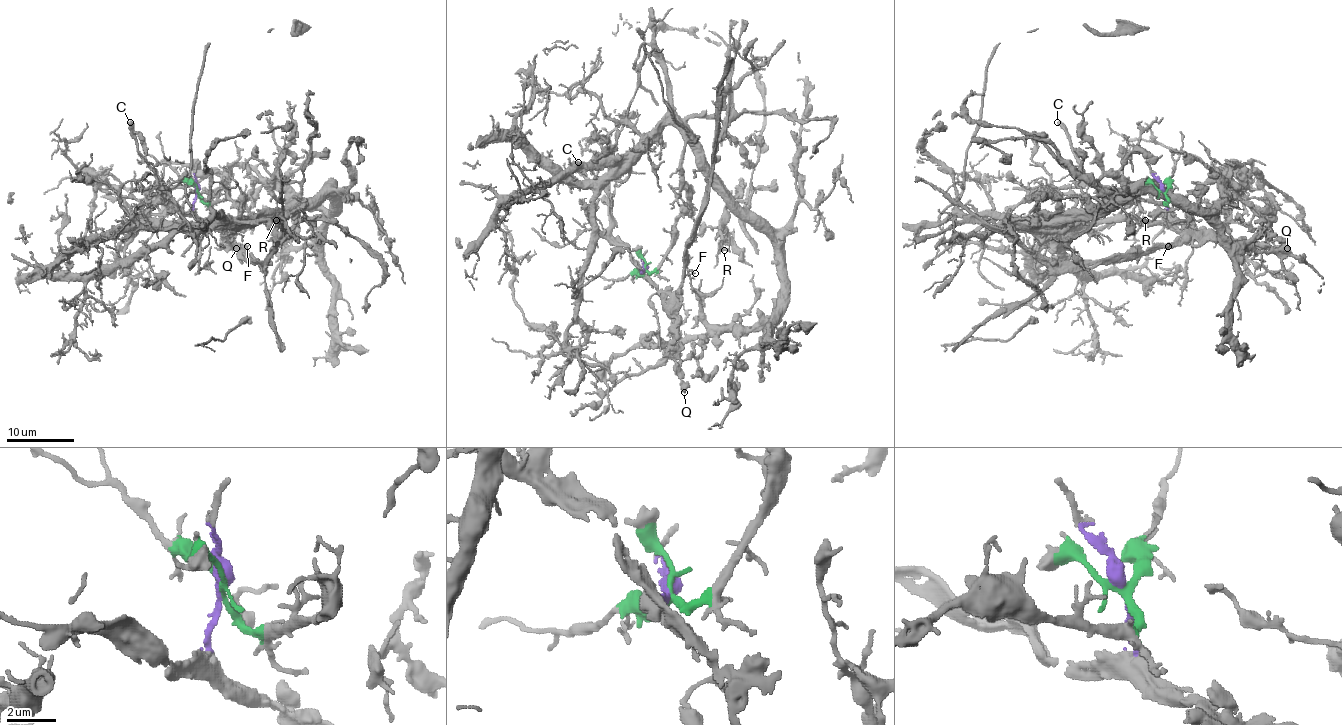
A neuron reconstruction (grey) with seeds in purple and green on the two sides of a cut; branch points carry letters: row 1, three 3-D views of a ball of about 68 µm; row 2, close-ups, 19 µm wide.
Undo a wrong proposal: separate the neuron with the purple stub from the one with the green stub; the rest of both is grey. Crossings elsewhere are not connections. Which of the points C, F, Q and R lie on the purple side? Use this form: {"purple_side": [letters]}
{"purple_side": ["C", "F", "Q"]}

